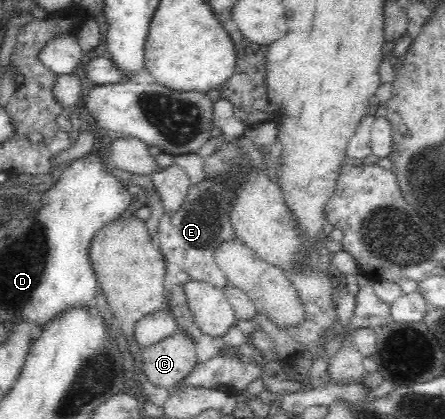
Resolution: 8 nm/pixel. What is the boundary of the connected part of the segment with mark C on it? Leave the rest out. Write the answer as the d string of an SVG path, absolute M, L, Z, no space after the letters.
M184 332L172 334L164 341L141 350L141 371L155 387L171 389L181 379L185 379L198 362L198 347Z

